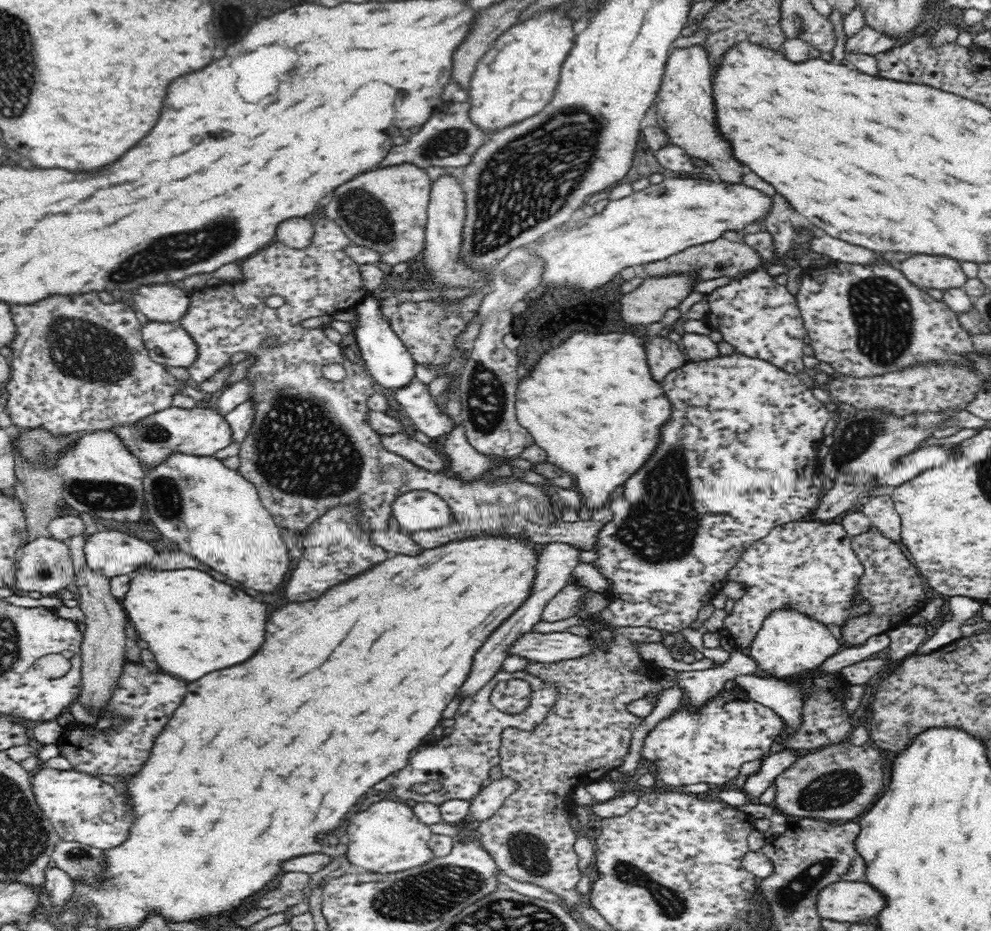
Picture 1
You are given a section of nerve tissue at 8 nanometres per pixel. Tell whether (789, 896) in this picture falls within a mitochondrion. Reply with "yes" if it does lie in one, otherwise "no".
yes

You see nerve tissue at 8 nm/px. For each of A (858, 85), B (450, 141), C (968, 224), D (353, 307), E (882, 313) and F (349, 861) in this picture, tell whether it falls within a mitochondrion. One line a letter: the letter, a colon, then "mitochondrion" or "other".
A: other
B: mitochondrion
C: other
D: other
E: mitochondrion
F: other

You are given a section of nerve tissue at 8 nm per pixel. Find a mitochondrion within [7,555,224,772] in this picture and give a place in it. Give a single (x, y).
(41, 571)

